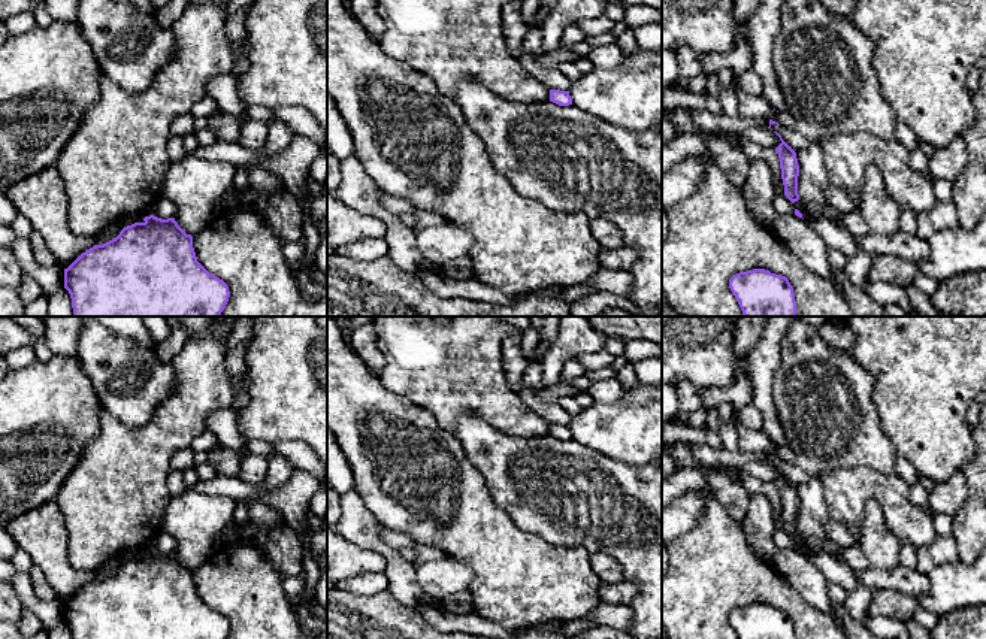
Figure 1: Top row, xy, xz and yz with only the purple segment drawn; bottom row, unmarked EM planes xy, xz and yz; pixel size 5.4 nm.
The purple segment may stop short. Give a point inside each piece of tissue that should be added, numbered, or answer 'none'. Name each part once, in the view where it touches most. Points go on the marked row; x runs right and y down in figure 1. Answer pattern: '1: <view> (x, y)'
none

